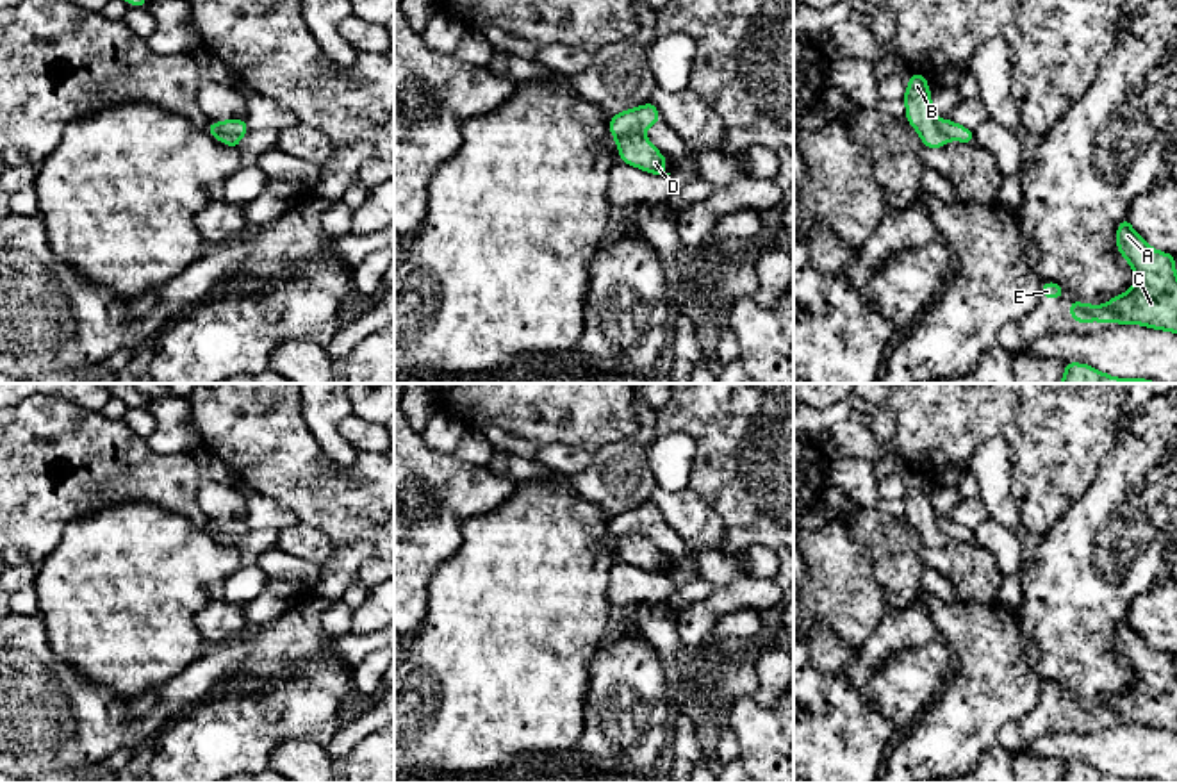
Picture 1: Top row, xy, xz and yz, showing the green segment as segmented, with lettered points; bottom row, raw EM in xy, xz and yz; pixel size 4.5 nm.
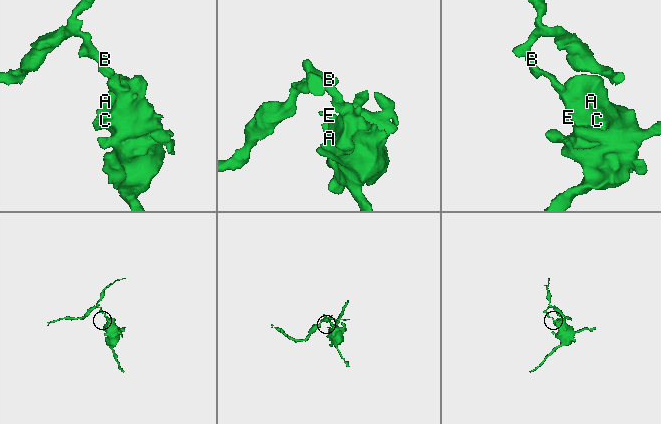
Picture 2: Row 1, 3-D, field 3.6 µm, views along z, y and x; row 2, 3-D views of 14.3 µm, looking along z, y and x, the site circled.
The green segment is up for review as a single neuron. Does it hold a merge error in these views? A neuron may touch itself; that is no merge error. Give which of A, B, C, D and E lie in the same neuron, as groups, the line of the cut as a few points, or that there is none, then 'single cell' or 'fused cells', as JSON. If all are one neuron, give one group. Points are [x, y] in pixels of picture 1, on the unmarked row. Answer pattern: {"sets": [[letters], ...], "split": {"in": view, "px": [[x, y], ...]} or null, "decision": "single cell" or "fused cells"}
{"sets": [["A", "B", "C", "D", "E"]], "split": null, "decision": "single cell"}

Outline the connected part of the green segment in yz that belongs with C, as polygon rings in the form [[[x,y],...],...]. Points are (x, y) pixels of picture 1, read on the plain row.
[[[1127,615],[1116,630],[1116,649],[1134,671],[1134,685],[1113,696],[1106,705],[1070,699],[1075,722],[1143,724],[1177,733],[1177,671],[1175,656],[1154,649],[1129,622]]]

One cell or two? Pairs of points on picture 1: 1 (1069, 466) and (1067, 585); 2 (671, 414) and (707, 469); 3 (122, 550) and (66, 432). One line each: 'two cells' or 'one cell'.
1: two cells
2: one cell
3: two cells

